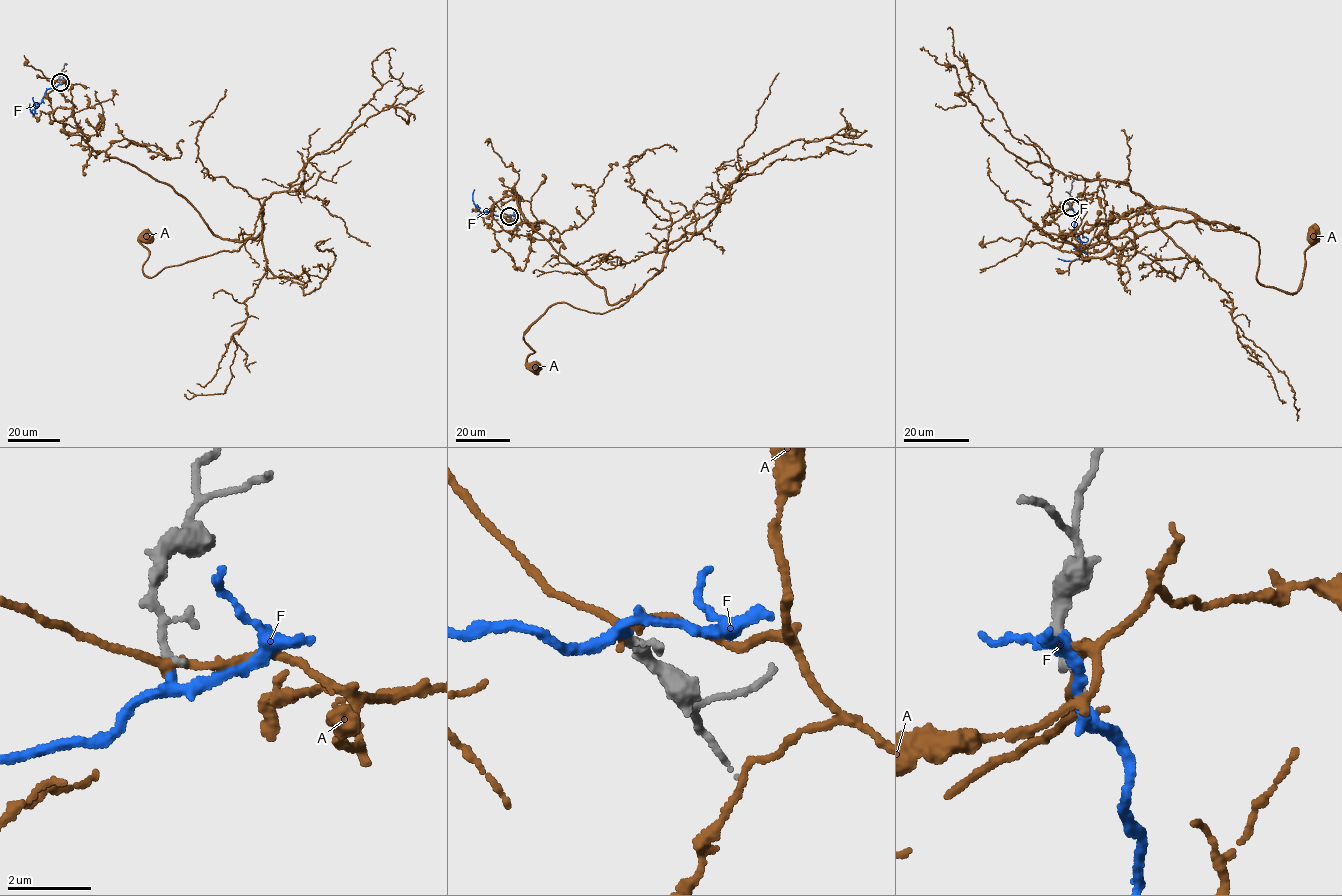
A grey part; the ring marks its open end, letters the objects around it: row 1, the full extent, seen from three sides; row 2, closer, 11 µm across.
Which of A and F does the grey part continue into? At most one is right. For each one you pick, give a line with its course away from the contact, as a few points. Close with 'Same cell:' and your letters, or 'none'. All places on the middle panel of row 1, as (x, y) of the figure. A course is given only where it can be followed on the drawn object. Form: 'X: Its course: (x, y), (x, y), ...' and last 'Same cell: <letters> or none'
F: Its course: (508, 216), (495, 216), (476, 208), (473, 199), (474, 190)
Same cell: F

